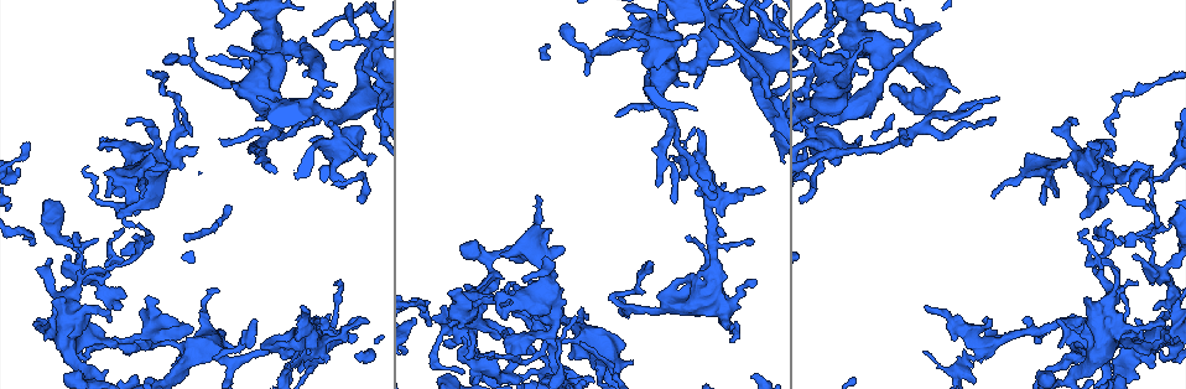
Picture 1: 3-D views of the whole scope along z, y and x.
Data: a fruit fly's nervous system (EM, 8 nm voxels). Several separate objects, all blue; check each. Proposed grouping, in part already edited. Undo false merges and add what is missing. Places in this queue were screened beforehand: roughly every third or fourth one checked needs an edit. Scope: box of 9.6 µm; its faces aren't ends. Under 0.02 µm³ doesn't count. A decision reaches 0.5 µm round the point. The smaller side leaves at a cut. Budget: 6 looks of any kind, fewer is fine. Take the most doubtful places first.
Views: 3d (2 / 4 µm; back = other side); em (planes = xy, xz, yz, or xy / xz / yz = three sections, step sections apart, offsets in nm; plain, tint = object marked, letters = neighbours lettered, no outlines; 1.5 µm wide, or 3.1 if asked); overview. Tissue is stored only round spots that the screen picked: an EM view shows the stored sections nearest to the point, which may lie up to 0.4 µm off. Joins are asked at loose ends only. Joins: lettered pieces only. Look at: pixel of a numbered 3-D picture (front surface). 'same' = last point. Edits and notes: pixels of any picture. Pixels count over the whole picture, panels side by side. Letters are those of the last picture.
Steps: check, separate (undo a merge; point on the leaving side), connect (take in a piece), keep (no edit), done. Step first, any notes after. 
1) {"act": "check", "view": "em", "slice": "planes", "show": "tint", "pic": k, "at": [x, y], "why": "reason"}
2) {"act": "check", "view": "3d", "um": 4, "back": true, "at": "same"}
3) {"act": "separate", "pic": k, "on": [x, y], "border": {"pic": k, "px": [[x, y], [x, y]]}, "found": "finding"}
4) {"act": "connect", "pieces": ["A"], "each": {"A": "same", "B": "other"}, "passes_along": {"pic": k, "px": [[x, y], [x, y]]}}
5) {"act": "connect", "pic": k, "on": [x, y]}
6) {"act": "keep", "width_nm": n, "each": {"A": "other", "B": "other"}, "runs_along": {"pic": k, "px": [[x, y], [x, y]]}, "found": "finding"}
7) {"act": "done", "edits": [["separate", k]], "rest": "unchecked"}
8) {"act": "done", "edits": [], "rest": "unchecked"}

{"act": "check", "view": "3d", "um": 4, "pic": 1, "at": [142, 198], "why": "branch stops here"}

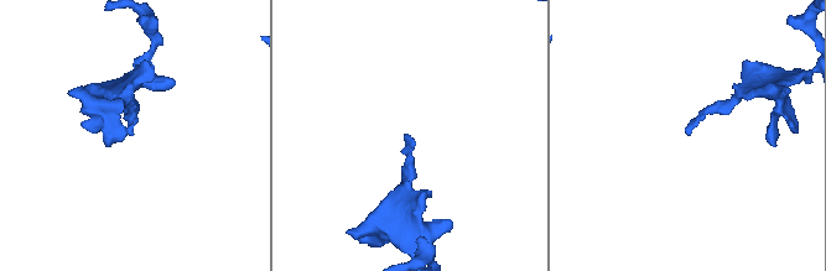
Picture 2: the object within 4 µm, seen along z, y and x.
{"act": "check", "view": "em", "slice": "planes", "show": "tint", "pic": 2, "at": [407, 134], "why": "shape alone is not enough"}

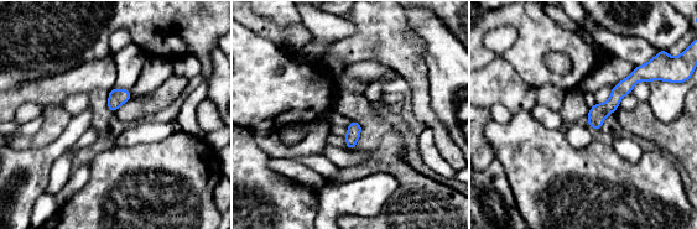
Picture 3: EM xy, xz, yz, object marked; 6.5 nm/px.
{"act": "check", "view": "em", "slice": "planes", "show": "letters", "at": "same"}

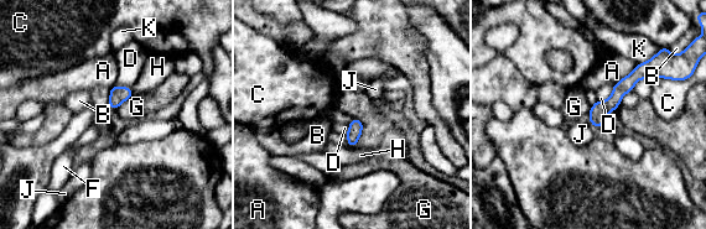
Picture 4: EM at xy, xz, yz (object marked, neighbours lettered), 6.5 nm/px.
{"act": "keep", "each": {"A": "other", "B": "other", "C": "other", "D": "other", "F": "other", "G": "other", "H": "other", "J": "other", "K": "other"}, "found": "no lettered piece goes on from it"}

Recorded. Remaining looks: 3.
{"act": "check", "view": "3d", "um": 4, "pic": 1, "at": [444, 305], "why": "free end"}

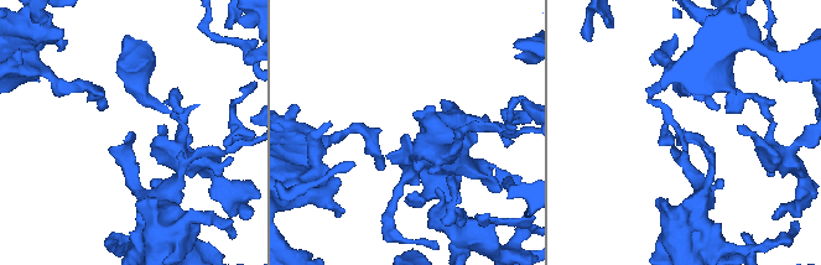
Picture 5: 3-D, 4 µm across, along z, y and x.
{"act": "check", "view": "em", "slice": "planes", "show": "plain", "pic": 5, "at": [686, 134], "why": "need the tissue"}

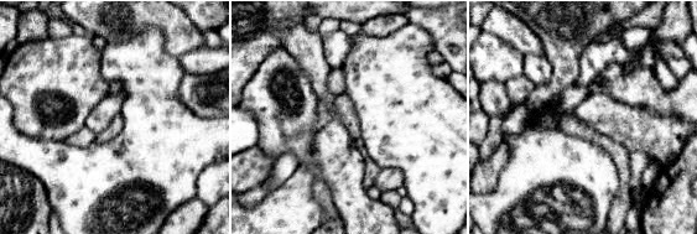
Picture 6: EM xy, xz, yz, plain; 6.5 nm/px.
{"act": "check", "view": "em", "slice": "planes", "show": "letters", "at": "same"}

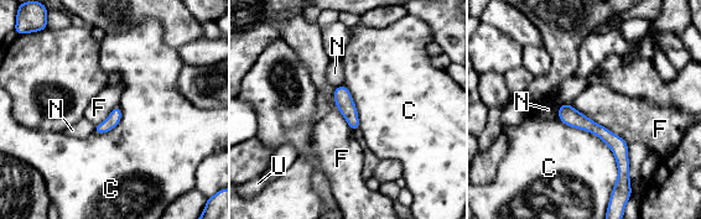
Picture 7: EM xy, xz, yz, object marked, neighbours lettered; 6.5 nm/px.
{"act": "keep", "each": {"C": "other", "F": "other", "N": "other", "U": "other"}, "runs_along": {"pic": 7, "px": [[561, 108], [601, 131], [619, 157]]}, "found": "no lettered piece goes on from it"}

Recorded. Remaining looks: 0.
{"act": "done", "edits": [], "rest": "unchecked"}

